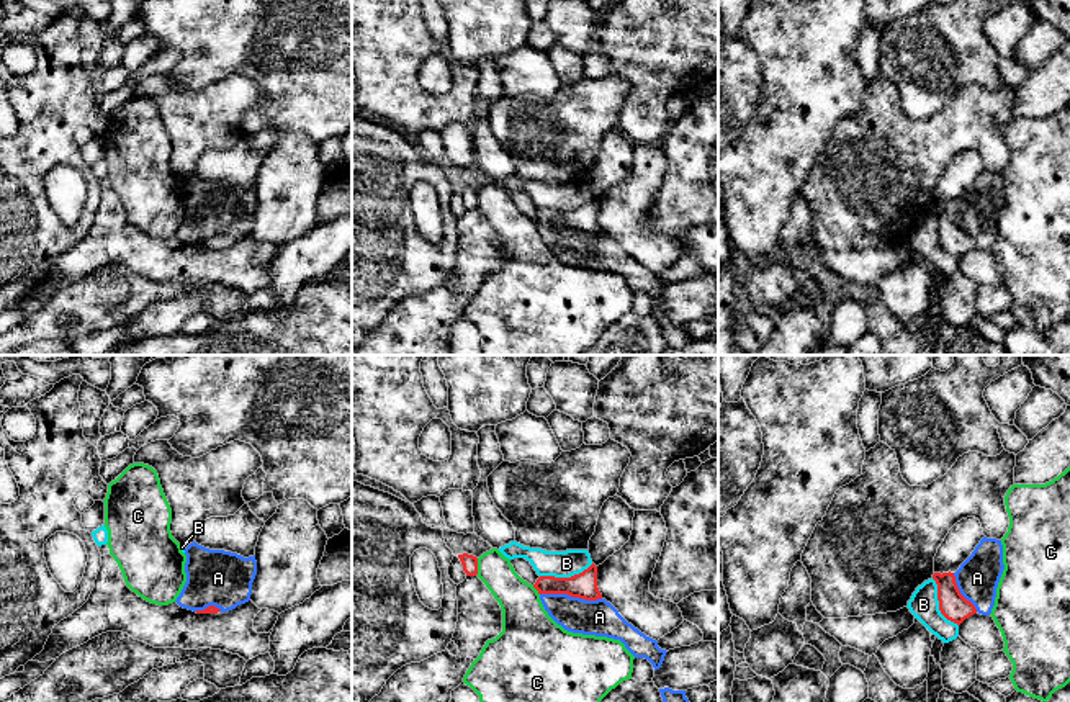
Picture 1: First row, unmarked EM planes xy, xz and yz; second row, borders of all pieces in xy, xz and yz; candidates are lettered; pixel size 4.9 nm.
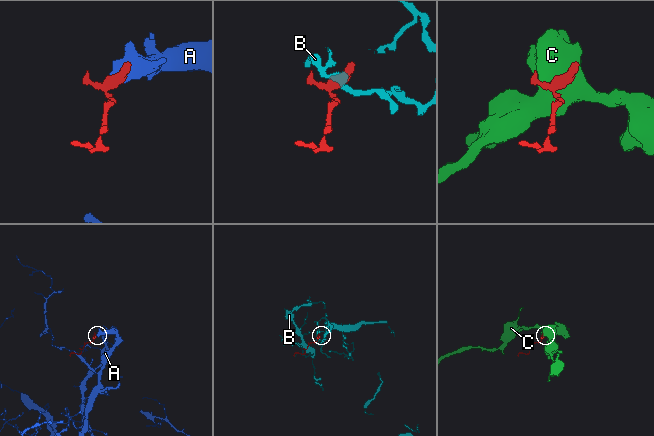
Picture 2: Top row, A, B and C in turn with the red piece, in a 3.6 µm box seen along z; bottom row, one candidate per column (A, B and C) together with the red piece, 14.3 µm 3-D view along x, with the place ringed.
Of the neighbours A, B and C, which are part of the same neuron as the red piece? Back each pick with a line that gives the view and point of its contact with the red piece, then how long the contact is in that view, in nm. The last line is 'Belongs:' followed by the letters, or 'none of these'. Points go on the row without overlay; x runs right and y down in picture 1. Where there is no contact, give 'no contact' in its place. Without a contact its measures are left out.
A: contact xz (571, 229); length 300 nm
Belongs: A

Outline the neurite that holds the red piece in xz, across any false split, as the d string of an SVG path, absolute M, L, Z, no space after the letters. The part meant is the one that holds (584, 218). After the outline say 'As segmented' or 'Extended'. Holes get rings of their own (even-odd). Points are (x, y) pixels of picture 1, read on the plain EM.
M597 200L571 211L540 209L533 221L548 249L564 263L620 273L635 291L661 301L666 283L628 257L597 221Z. Extended

